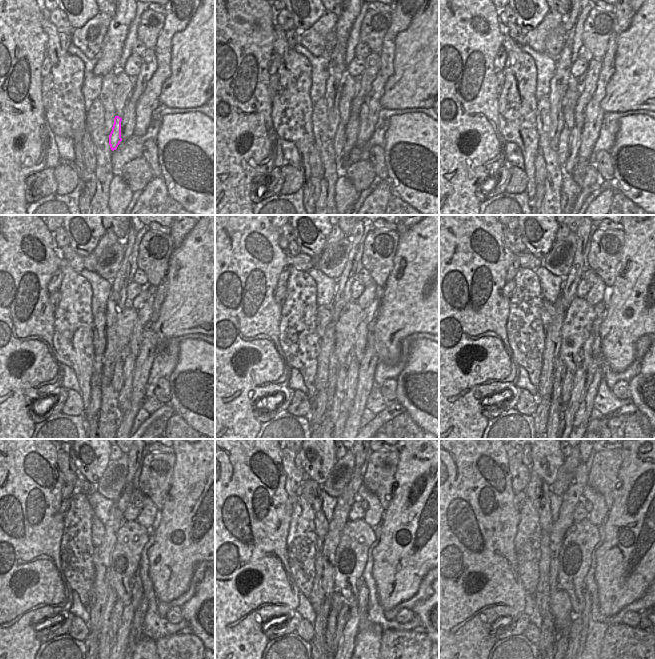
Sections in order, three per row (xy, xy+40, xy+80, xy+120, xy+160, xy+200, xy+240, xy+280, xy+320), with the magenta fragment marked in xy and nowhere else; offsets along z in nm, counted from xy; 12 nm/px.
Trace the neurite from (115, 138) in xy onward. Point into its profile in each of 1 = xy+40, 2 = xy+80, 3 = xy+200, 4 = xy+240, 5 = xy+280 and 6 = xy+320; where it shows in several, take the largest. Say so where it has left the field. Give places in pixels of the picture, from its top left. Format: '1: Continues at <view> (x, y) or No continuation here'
1: Continues at xy+40 (339, 140)
2: Continues at xy+80 (564, 142)
3: Continues at xy+200 (567, 383)
4: Continues at xy+240 (118, 610)
5: Continues at xy+280 (342, 614)
6: Continues at xy+320 (562, 642)

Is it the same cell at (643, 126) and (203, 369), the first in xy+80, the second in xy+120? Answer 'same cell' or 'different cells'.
same cell

